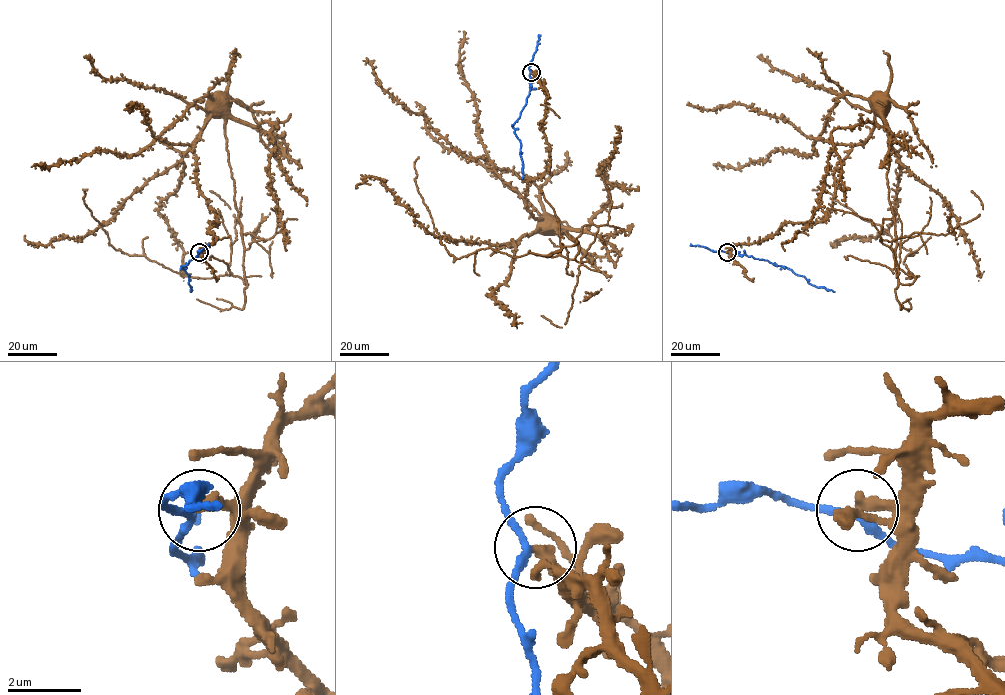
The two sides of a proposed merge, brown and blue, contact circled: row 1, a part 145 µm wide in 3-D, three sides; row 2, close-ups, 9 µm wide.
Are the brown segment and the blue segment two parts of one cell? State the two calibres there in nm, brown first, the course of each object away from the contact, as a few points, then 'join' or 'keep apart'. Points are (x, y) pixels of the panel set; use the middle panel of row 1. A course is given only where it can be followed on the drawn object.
calibres 340 and 190 nm; course brown (531, 71), (550, 167), (527, 179), (525, 206), (576, 239), (574, 259), (456, 258), (417, 190), (418, 157); course blue (531, 71), (526, 105), (513, 127), (521, 143), (521, 179); keep apart

